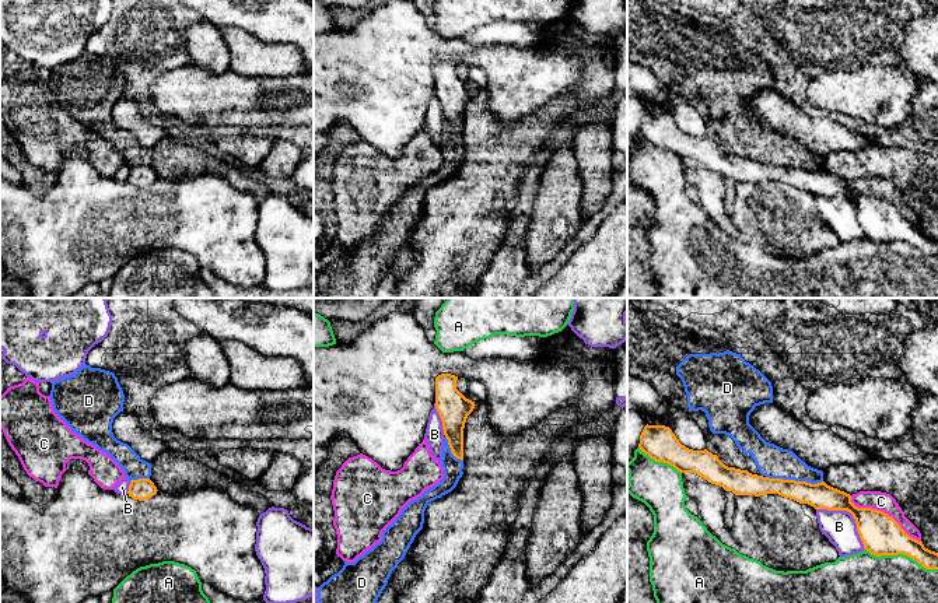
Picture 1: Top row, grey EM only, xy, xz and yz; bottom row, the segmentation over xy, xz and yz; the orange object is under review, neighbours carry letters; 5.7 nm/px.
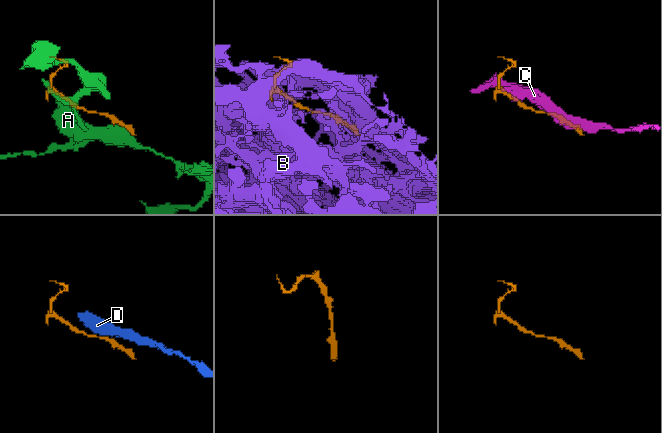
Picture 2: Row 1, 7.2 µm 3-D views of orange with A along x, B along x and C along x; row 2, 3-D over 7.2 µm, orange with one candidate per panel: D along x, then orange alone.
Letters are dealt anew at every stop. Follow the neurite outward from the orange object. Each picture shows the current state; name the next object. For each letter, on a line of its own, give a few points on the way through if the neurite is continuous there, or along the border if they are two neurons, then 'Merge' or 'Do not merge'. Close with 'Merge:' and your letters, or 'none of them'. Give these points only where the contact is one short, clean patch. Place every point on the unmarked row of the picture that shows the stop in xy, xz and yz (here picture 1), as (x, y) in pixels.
A: Do not merge
B: Do not merge
C: Do not merge
D: Boundary: yz (766, 162), (811, 169), (822, 168). Do not merge
Merge: none of them

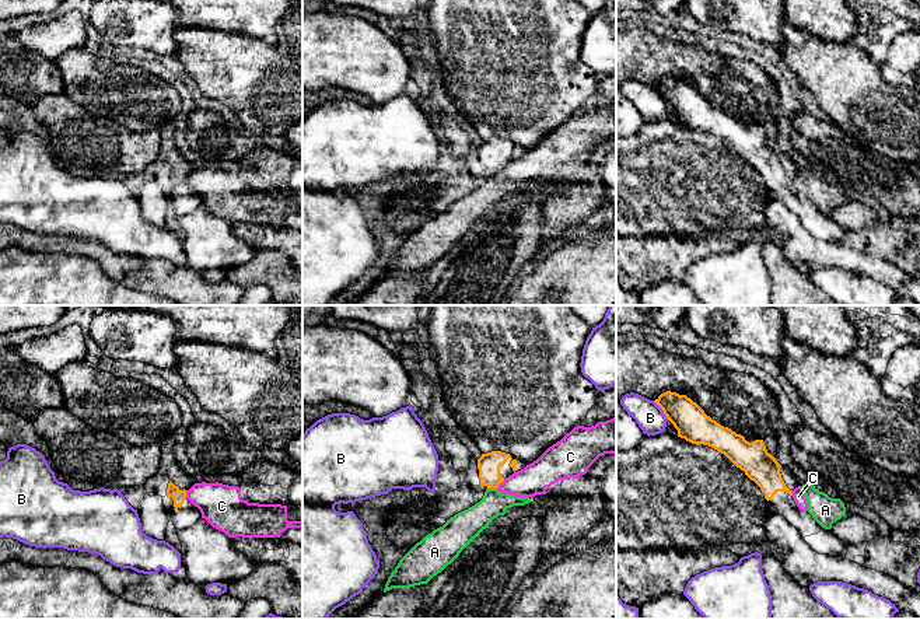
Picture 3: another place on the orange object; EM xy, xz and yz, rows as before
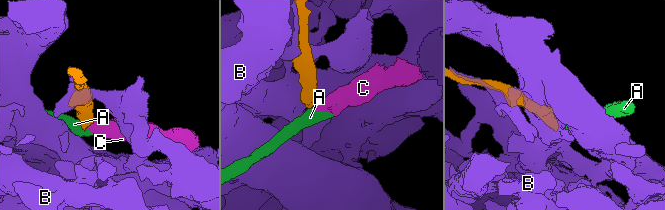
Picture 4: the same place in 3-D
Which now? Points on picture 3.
A: Boundary: xz (488, 174), (496, 175). Do not merge
B: Do not merge
C: Boundary: xz (504, 165), (496, 174). Do not merge
Merge: none of them

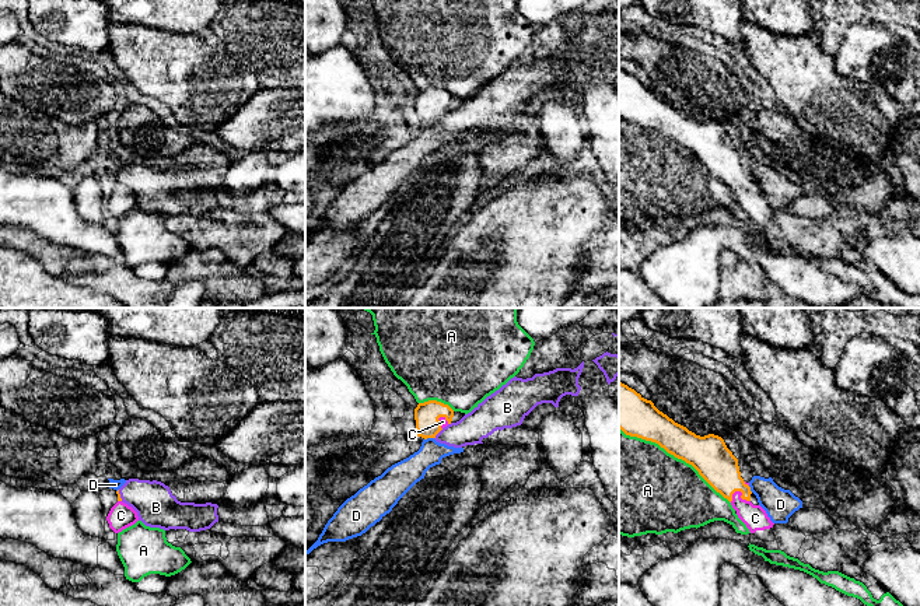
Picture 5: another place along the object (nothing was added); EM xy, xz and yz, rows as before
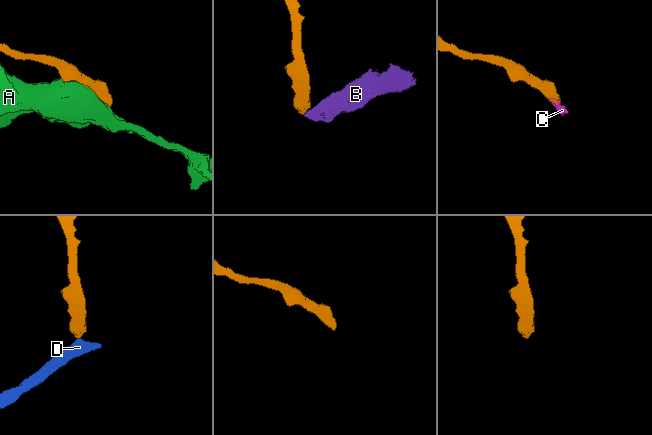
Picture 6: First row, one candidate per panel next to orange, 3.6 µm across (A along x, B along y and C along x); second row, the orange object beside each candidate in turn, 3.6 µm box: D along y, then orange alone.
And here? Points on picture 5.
A: Do not merge
B: Boundary: xz (443, 115), (434, 125). Do not merge
C: Path across: yz (714, 149), (740, 177), (741, 191), (755, 205). Merge
D: Boundary: xz (433, 123), (424, 126). Do not merge
Merge: C

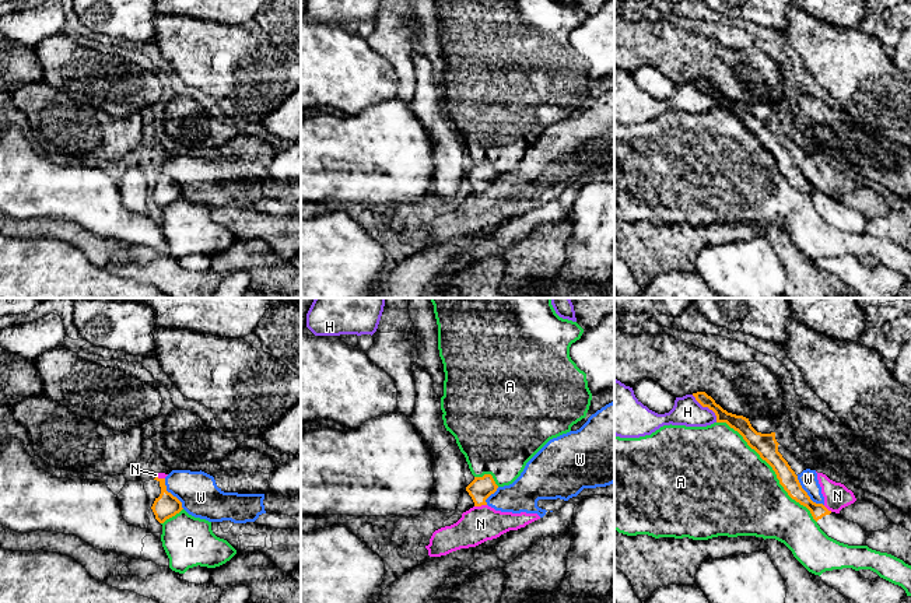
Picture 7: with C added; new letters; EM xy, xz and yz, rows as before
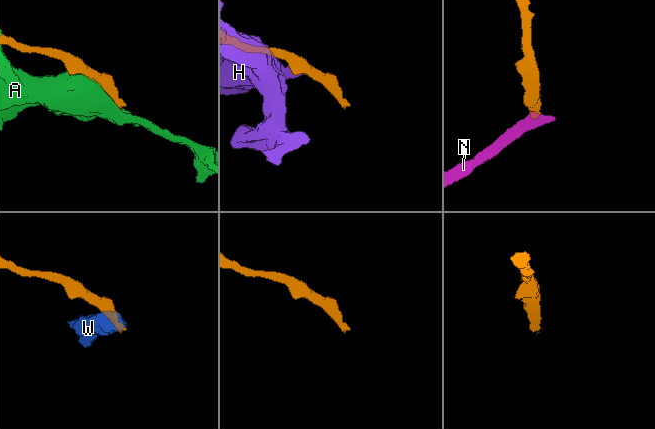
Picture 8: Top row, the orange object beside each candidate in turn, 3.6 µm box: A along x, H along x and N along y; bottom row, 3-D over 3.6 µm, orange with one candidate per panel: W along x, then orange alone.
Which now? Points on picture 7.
A: Do not merge
H: Do not merge
N: Boundary: xz (486, 190), (475, 193). Do not merge
W: Boundary: yz (796, 162), (806, 181), (823, 192). Do not merge
Merge: none of them

